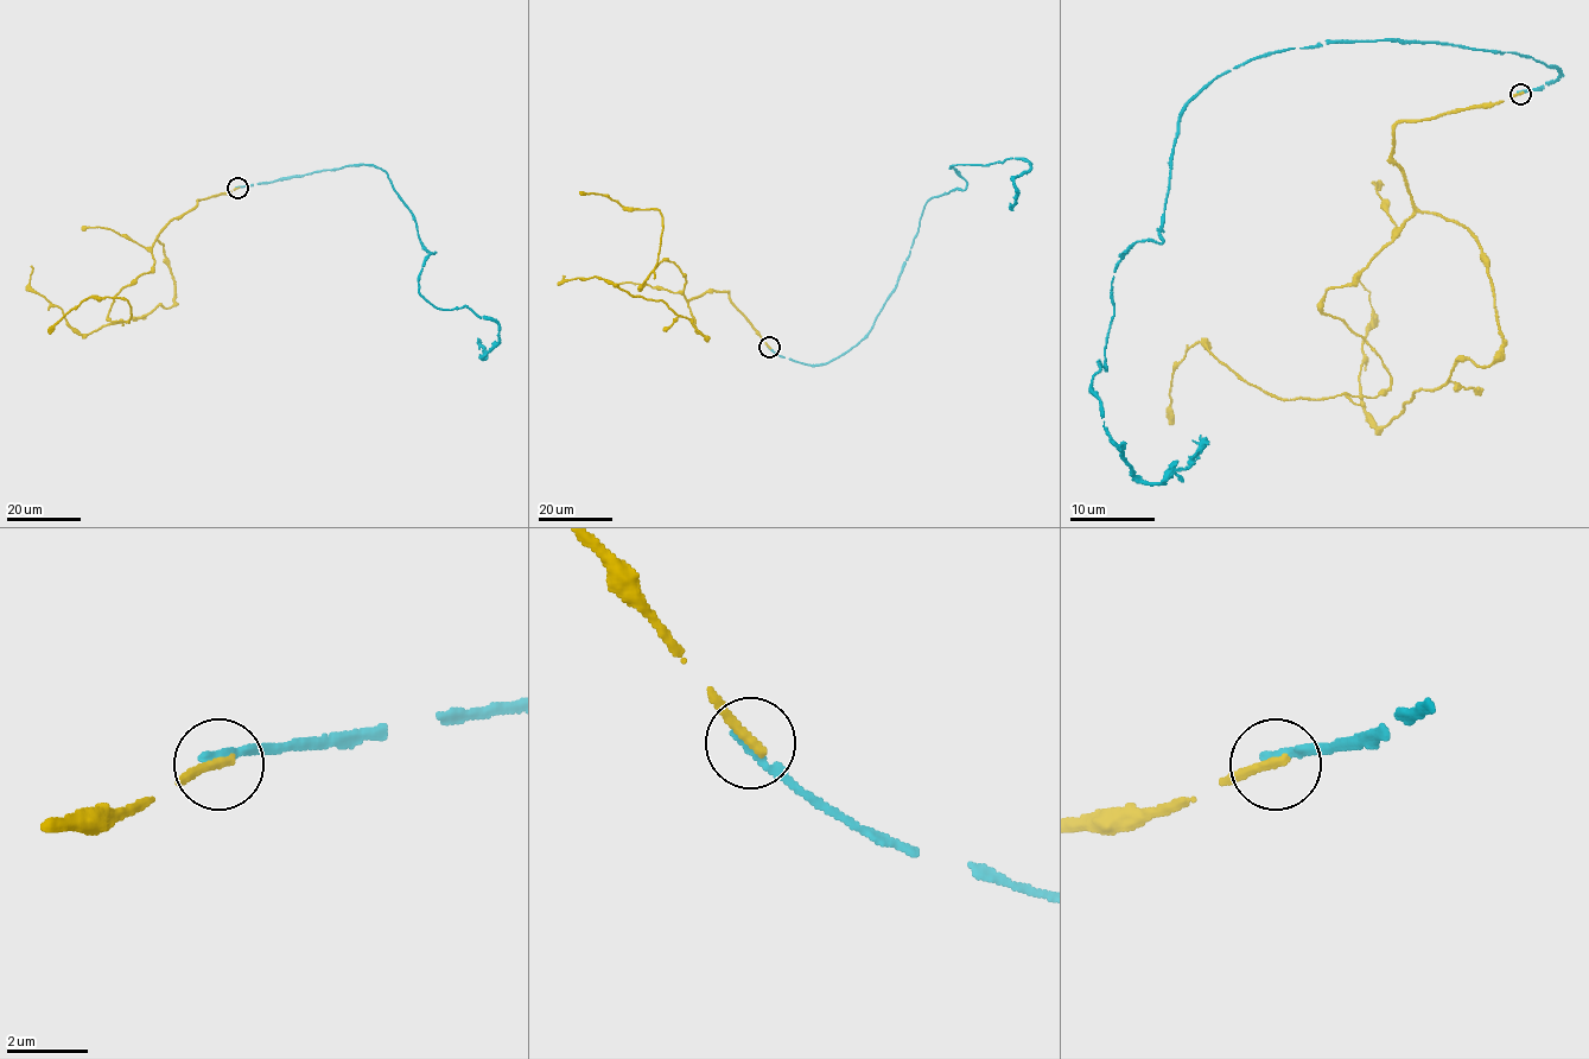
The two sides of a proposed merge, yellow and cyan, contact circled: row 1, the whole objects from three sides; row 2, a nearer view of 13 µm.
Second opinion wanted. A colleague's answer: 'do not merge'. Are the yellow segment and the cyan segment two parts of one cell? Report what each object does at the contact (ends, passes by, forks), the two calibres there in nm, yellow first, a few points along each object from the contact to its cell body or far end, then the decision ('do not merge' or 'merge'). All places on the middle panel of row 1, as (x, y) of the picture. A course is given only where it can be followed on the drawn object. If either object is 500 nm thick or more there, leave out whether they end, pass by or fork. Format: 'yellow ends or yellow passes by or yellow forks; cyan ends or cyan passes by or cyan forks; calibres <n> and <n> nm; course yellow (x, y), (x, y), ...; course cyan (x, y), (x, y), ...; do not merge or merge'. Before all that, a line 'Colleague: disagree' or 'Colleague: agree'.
Colleague: agree
yellow ends; cyan ends; calibres 240 and 240 nm; course yellow (769, 347), (729, 292), (687, 300), (685, 276), (667, 260), (640, 290), (658, 262), (658, 209), (580, 195); course cyan (769, 347), (820, 365), (857, 344), (925, 204), (964, 189), (951, 166), (1024, 158), (1009, 207); do not merge

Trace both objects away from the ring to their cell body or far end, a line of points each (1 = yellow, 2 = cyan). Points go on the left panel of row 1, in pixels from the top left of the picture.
1: (237, 188), (166, 226), (153, 267), (110, 305), (112, 322), (128, 323), (126, 299), (88, 298), (49, 333)
2: (237, 188), (380, 167), (436, 253), (419, 293), (497, 324), (483, 359), (477, 337)

